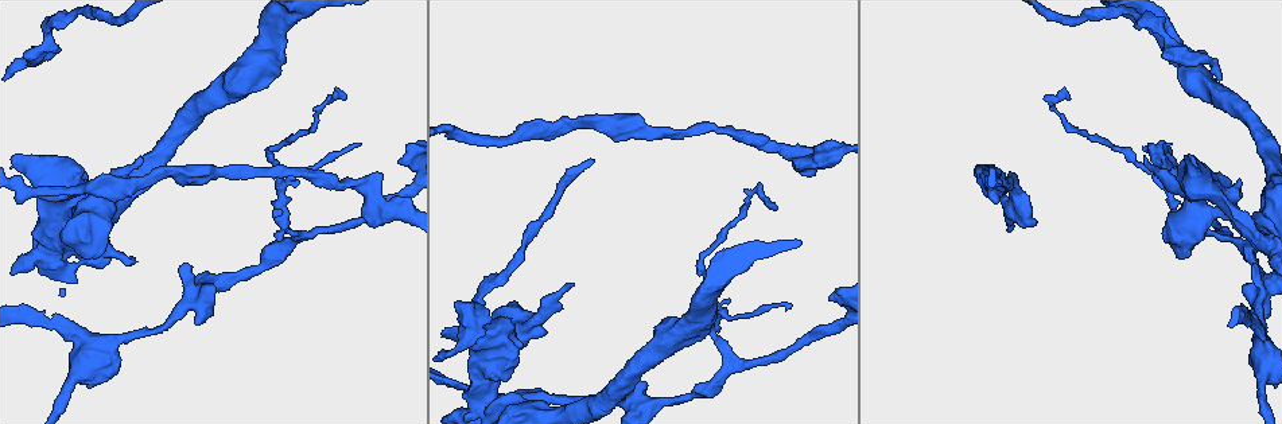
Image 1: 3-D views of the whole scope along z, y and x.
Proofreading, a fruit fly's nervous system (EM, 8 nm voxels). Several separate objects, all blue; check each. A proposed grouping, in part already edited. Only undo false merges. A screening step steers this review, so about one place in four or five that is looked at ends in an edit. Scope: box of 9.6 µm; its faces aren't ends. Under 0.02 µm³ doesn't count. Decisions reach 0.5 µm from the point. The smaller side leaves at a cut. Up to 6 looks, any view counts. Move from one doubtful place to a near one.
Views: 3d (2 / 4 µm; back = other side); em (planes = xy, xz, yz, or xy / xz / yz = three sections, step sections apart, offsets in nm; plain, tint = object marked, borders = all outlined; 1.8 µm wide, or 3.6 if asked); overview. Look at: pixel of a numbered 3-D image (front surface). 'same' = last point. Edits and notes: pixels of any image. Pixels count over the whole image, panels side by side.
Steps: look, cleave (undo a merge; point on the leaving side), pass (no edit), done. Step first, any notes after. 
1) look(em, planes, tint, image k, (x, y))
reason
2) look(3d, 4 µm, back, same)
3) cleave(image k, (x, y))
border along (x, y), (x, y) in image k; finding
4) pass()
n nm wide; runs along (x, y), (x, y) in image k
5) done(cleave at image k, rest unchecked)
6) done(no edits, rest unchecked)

look(3d, 4 µm, image 1, (200, 302))
thick turns thin

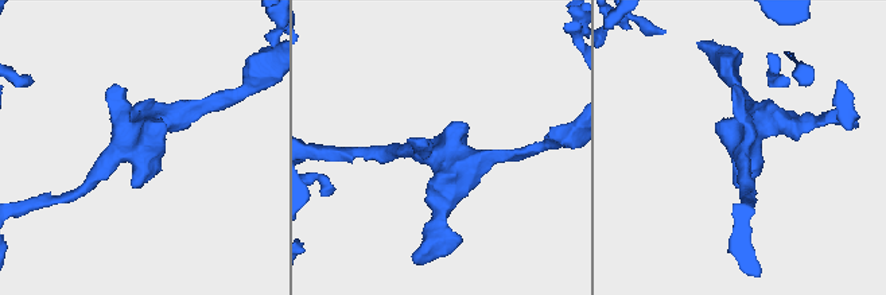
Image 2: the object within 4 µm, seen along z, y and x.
look(em, 3.6 µm, planes, tint, image 2, (743, 147))
now the EM

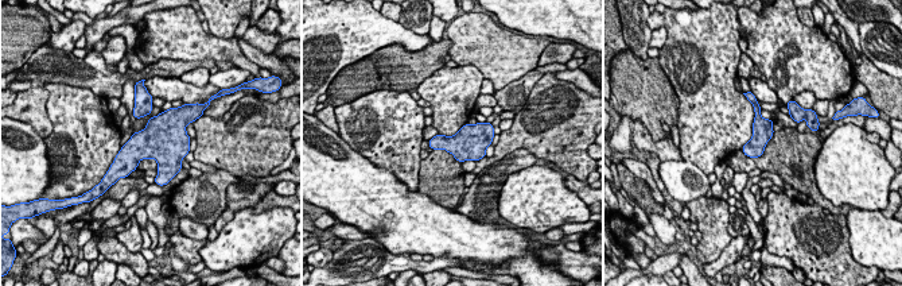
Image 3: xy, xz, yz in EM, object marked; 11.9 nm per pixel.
pass()
all the same neuron

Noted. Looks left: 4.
look(em, 3.6 µm, planes, plain, image 1, (1195, 168))
sudden change in width

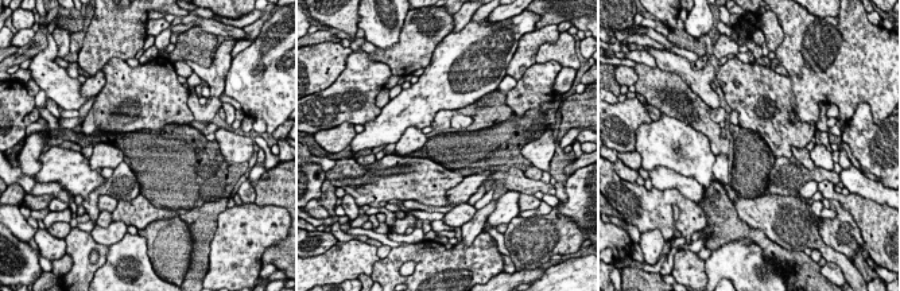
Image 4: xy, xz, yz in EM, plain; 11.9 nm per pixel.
look(em, 3.6 µm, planes, tint, same)
where the object lies

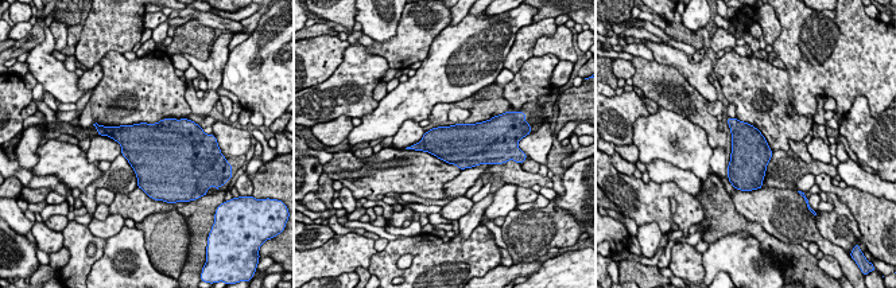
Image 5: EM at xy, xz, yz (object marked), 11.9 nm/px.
pass()
continuous, no second neuron

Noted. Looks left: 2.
look(em, xy, step 16, tint, image 1, (1194, 58))
calibre changes

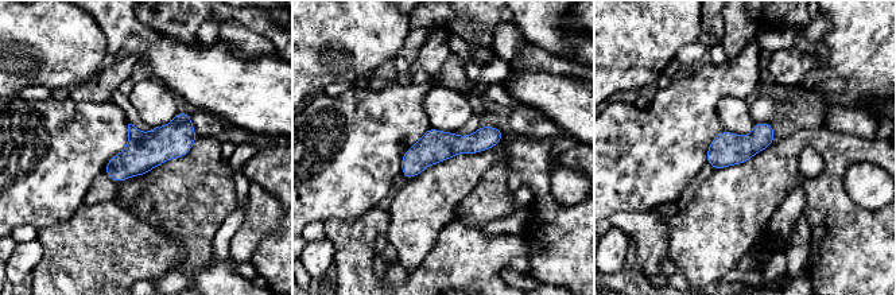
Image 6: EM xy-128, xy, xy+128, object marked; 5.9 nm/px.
pass()
runs along (499, 135), (435, 146), (404, 170) in image 6; continuous, no second neuron

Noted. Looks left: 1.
done(no edits, rest unchecked)

